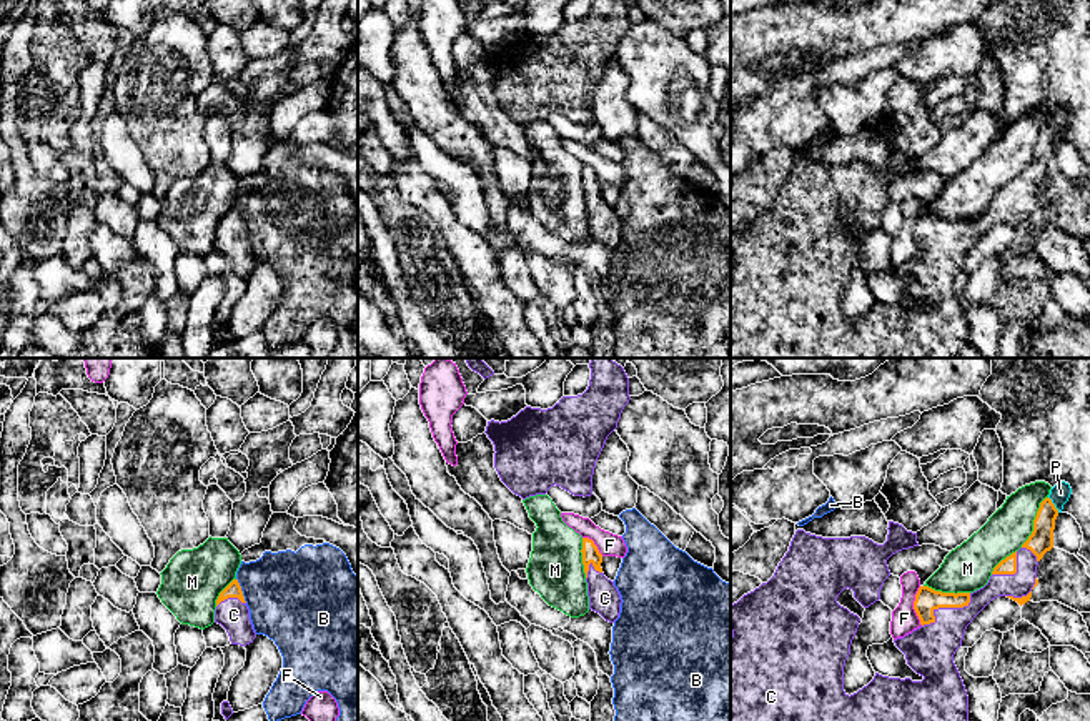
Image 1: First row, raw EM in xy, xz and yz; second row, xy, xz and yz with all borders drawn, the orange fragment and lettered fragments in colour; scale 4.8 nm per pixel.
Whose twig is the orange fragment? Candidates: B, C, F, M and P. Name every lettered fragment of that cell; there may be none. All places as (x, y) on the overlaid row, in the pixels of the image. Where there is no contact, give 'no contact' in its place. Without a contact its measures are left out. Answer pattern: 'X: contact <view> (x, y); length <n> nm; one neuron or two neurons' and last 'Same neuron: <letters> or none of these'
B: contact xy (240, 590); length 130 nm; two neurons
C: contact yz (946, 606); length 280 nm; one neuron
F: contact yz (914, 606); length 190 nm; two neurons
M: contact yz (1034, 522); length 280 nm; two neurons
P: contact yz (1054, 505); length 90 nm; one neuron
Same neuron: C, P

